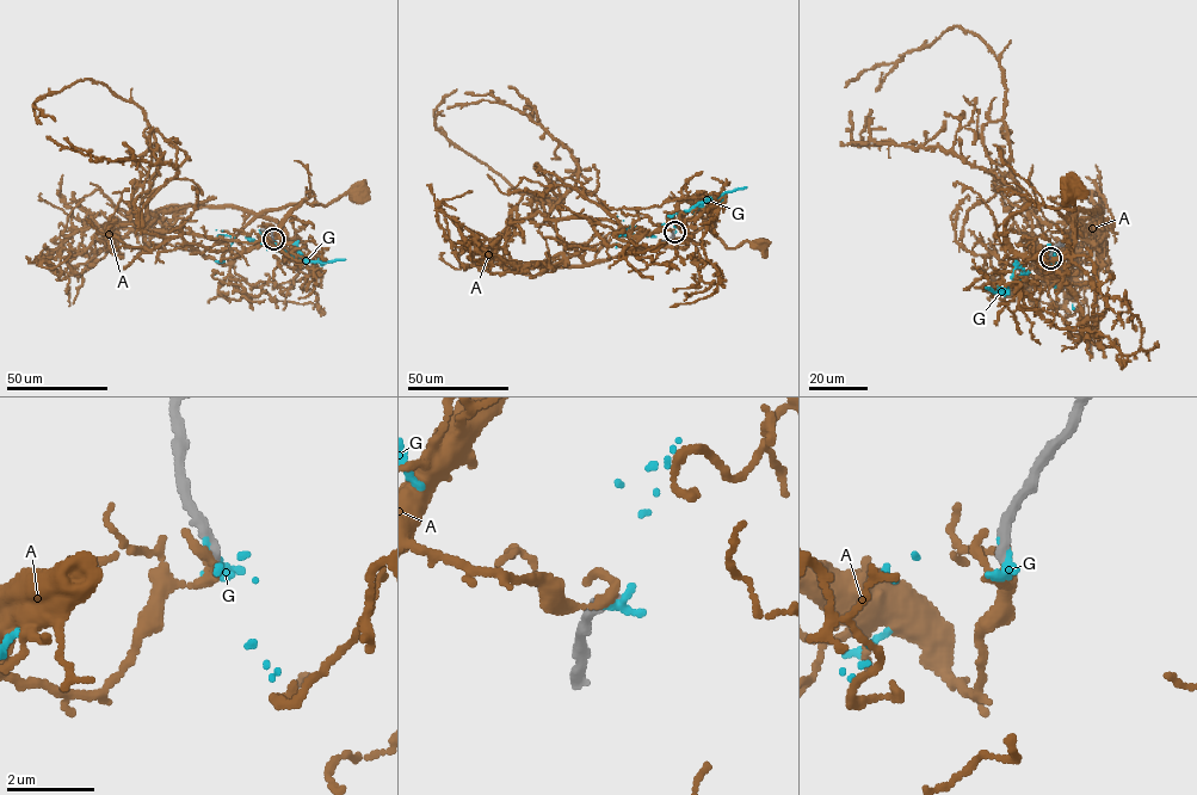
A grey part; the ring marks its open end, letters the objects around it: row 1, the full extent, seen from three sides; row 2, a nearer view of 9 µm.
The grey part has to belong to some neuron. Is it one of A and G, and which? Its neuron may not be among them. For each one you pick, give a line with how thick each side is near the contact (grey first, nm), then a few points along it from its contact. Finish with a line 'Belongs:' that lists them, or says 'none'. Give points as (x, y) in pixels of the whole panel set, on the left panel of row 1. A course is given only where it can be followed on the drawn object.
Belongs: none

